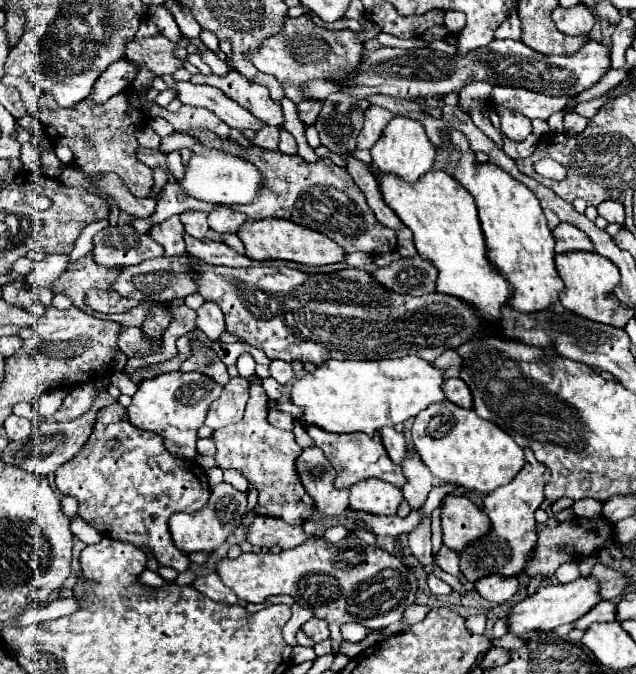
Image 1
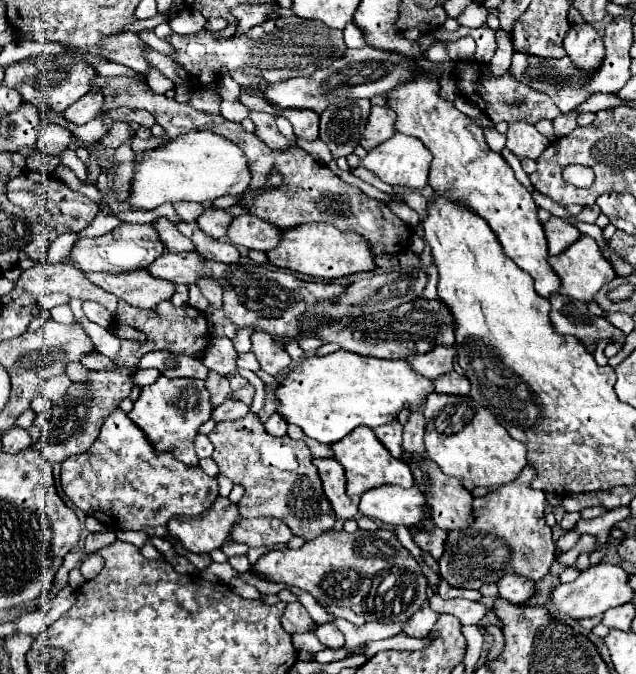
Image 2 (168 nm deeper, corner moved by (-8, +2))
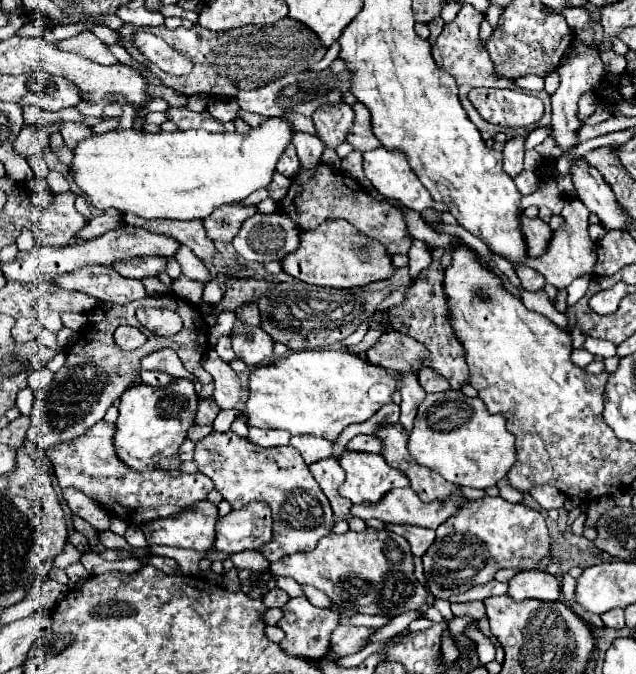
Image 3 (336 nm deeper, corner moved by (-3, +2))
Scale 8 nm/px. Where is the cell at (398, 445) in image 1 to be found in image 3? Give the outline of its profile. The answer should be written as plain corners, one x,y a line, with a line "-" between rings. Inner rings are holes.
359,434
359,436
355,436
355,438
349,440
347,450
351,450
351,452
359,450
359,452
369,452
369,454
373,454
373,452
379,452
379,450
381,450
381,442
379,442
375,436

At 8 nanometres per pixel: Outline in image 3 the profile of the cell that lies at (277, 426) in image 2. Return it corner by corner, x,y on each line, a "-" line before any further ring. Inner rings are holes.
249,428
247,436
255,446
259,448
273,448
273,446
287,446
291,434
287,430
261,430
261,428

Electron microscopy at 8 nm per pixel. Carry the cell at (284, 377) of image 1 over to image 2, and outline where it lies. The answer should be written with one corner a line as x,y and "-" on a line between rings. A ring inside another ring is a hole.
260,332
252,334
252,352
260,360
262,370
272,376
286,374
292,366
292,358
288,356
288,352
280,350
272,342
272,338
268,338
268,334
260,334

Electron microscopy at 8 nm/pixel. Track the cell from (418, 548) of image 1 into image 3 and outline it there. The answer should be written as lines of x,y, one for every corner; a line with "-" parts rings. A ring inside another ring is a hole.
409,372
409,374
399,374
399,382
401,382
401,424
407,432
411,432
411,426
413,426
413,420
415,420
415,414
417,414
417,408
419,404
423,402
425,398
425,390
421,388
419,380
417,380
417,374

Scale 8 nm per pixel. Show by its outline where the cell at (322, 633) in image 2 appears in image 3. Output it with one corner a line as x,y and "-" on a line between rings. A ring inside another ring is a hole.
339,626
331,636
331,652
337,658
357,654
369,644
373,632
375,632
373,628
363,628
363,626

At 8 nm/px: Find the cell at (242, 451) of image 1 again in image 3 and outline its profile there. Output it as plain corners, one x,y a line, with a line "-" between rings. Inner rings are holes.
211,432
195,444
193,460
197,462
199,472
213,480
215,490
233,508
241,508
243,504
253,500
271,504
273,536
265,546
259,548
259,552
269,562
277,562
287,554
313,550
323,536
331,534
335,520
329,500
321,492
319,484
309,472
309,466
293,446
259,450
259,446
251,444
247,438
235,436
233,432

